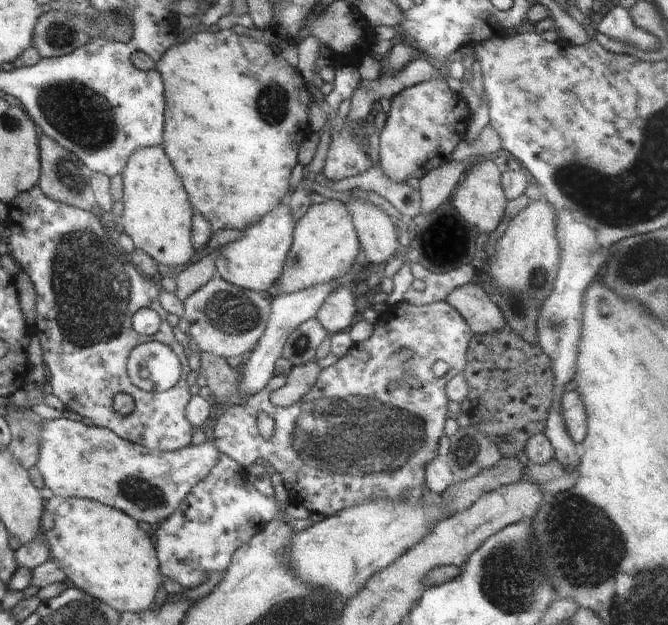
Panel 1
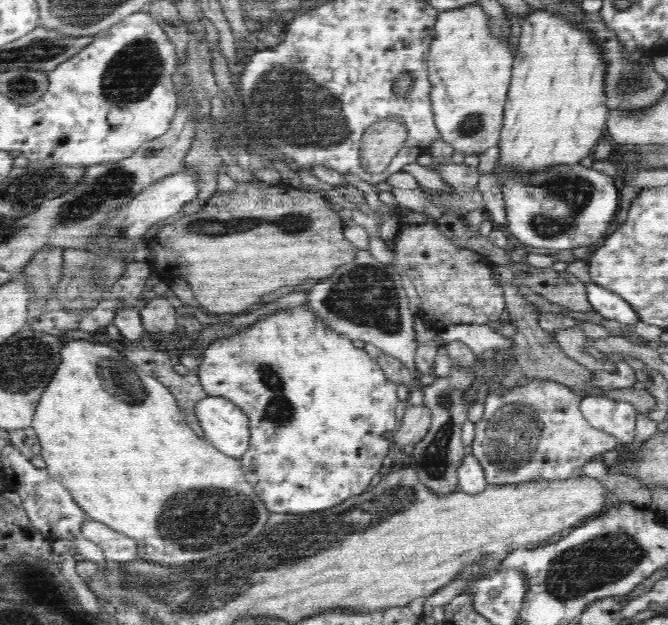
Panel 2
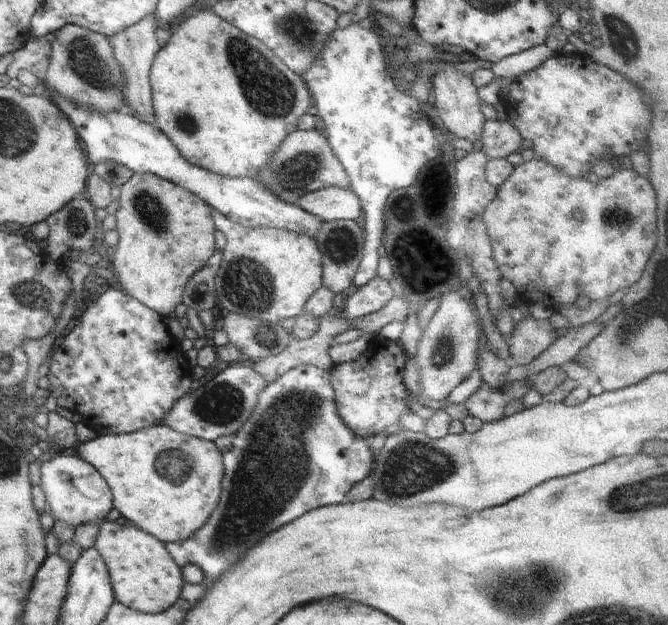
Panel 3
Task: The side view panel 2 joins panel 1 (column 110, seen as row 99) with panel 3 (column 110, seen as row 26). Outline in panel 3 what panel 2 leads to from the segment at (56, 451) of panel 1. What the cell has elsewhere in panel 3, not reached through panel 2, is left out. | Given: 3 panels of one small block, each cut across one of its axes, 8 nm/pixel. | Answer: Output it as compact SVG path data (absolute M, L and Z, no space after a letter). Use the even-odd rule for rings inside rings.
M155 425L118 435L98 435L78 446L77 455L106 480L121 517L162 542L176 542L198 530L218 507L224 468L216 444Z

